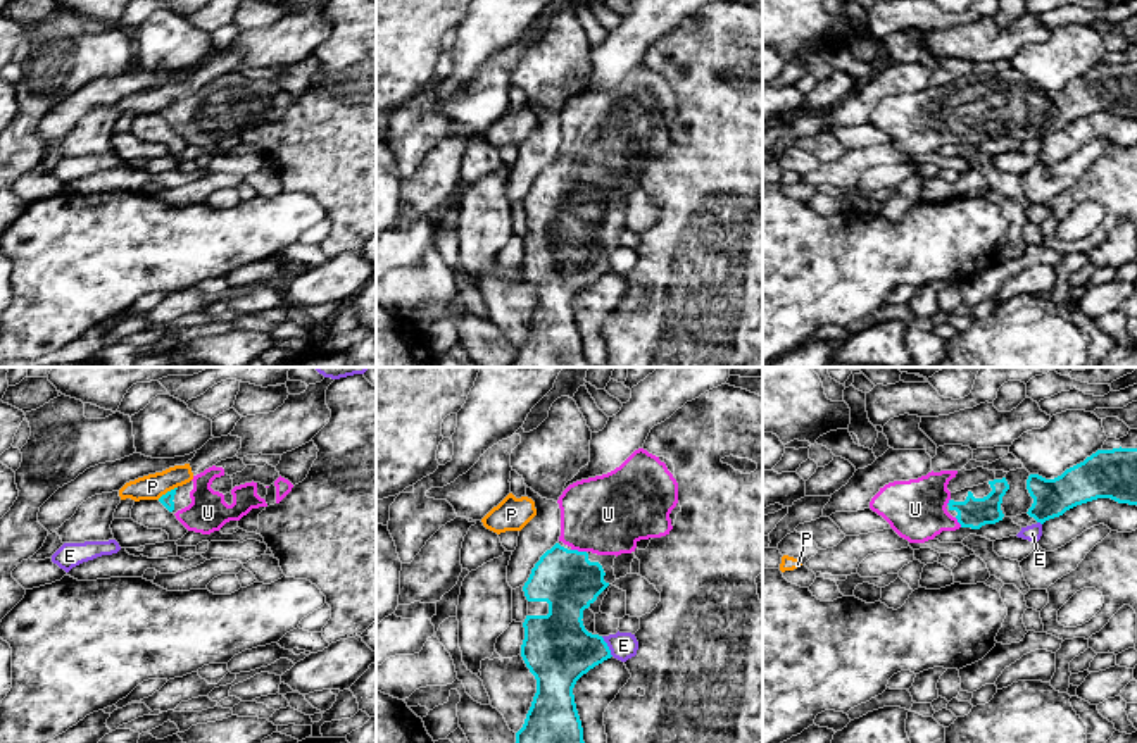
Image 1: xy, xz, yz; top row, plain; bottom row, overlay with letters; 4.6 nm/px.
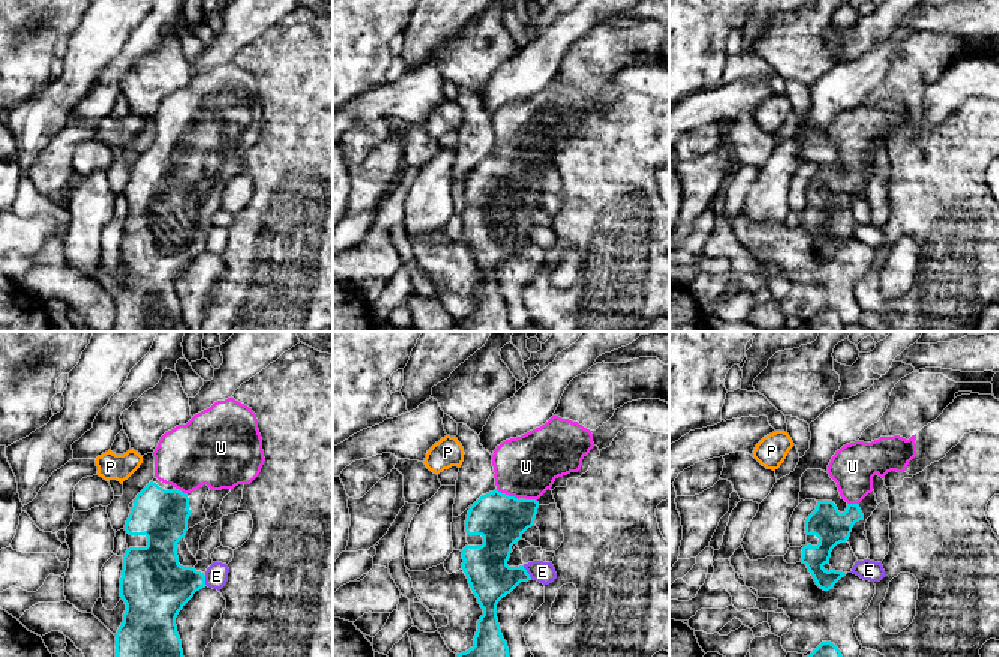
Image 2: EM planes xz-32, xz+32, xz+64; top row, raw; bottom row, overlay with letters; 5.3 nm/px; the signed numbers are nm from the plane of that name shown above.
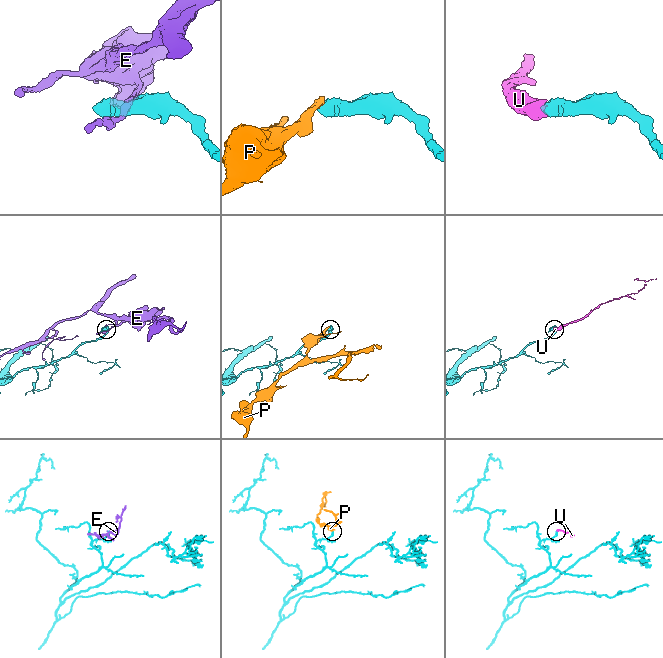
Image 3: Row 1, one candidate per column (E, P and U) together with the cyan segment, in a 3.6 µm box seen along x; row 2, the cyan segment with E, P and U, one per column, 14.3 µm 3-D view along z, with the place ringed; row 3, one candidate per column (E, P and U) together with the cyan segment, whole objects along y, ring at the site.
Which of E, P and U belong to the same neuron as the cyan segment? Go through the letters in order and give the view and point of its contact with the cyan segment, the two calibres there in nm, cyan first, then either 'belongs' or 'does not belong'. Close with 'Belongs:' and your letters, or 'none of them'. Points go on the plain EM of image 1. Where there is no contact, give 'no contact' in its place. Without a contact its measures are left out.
E: xz (608, 261) | 320/130 nm | does not belong
P: xy (168, 106) | 60/120 nm | does not belong
U: xz (577, 164) | 280/380 nm | belongs
Belongs: U

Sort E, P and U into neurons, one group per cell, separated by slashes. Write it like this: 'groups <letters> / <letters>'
groups E / P / U

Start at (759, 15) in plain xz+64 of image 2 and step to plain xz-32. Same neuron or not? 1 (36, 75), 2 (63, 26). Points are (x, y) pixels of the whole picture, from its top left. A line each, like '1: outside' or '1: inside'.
1: outside
2: outside

